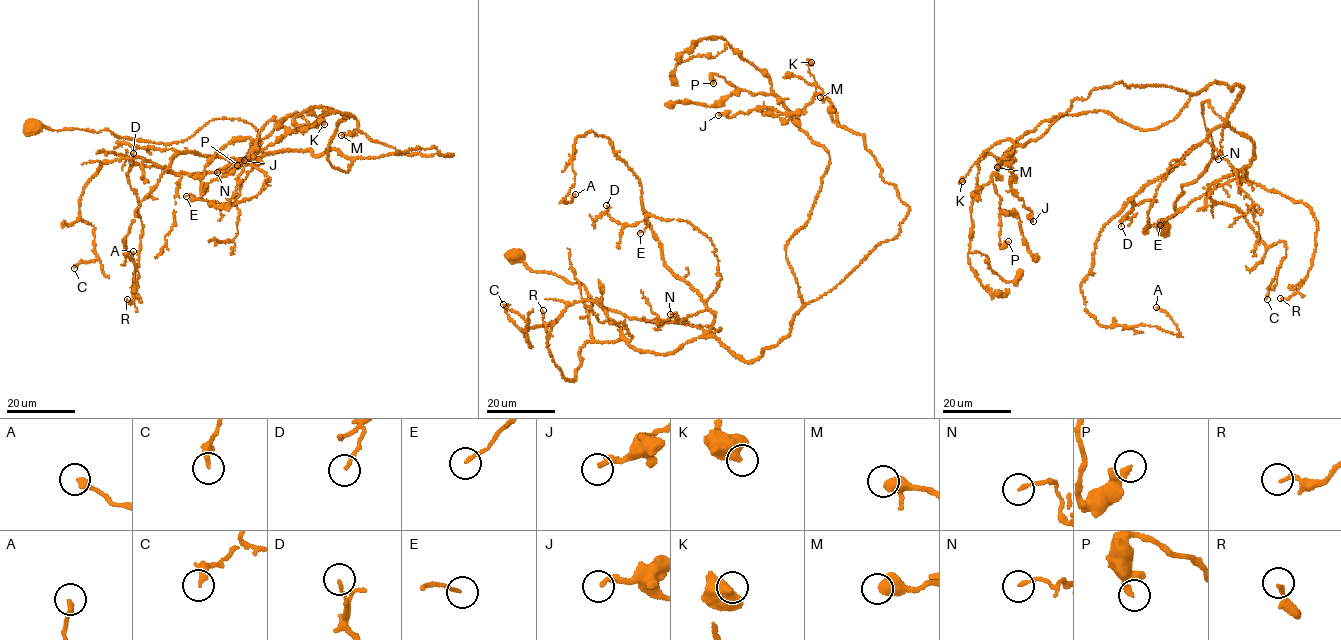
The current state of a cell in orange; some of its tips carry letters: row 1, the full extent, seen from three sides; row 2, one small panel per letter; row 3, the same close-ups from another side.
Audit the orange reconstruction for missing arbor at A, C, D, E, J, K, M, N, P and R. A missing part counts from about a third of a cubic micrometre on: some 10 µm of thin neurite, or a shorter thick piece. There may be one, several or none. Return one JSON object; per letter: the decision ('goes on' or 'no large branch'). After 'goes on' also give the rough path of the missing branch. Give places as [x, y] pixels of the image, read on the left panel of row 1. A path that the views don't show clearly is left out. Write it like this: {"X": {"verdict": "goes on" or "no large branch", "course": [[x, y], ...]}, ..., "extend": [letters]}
{"A": {"verdict": "no large branch"}, "C": {"verdict": "no large branch"}, "D": {"verdict": "no large branch"}, "E": {"verdict": "no large branch"}, "J": {"verdict": "no large branch"}, "K": {"verdict": "no large branch"}, "M": {"verdict": "no large branch"}, "N": {"verdict": "no large branch"}, "P": {"verdict": "no large branch"}, "R": {"verdict": "no large branch"}, "extend": []}

